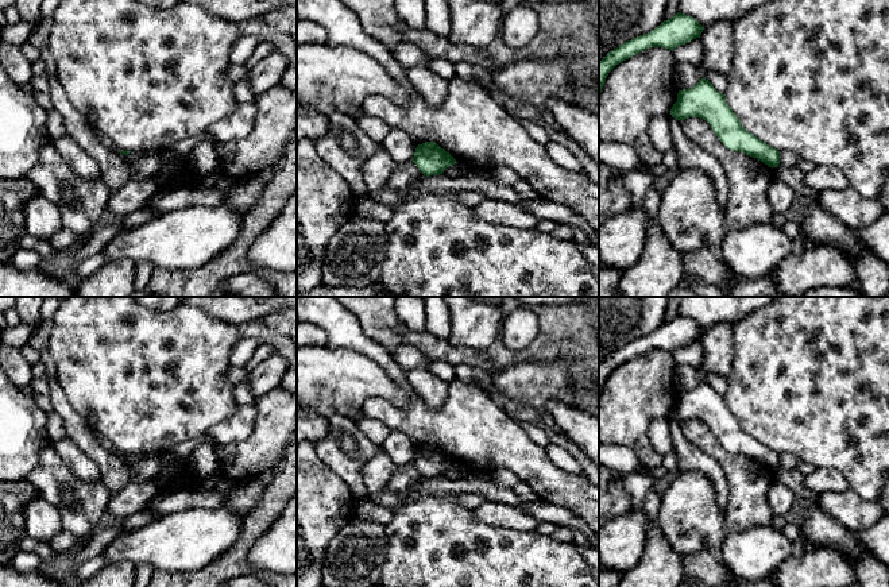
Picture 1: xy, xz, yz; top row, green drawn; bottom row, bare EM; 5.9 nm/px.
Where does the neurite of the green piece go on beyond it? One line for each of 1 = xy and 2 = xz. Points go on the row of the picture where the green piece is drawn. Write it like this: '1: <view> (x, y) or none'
1: none
2: none

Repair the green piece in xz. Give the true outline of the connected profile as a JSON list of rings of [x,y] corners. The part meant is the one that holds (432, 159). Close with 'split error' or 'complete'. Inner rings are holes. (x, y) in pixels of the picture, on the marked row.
[[[434,142],[418,144],[413,162],[426,177],[442,174],[444,170],[456,163],[456,159]]]; complete

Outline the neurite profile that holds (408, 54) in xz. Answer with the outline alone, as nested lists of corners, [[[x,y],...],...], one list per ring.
[[[401,43],[389,49],[390,54],[405,67],[426,66],[432,57],[414,43]]]

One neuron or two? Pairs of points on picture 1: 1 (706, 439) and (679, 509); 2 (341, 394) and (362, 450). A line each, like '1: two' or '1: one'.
1: two
2: two

